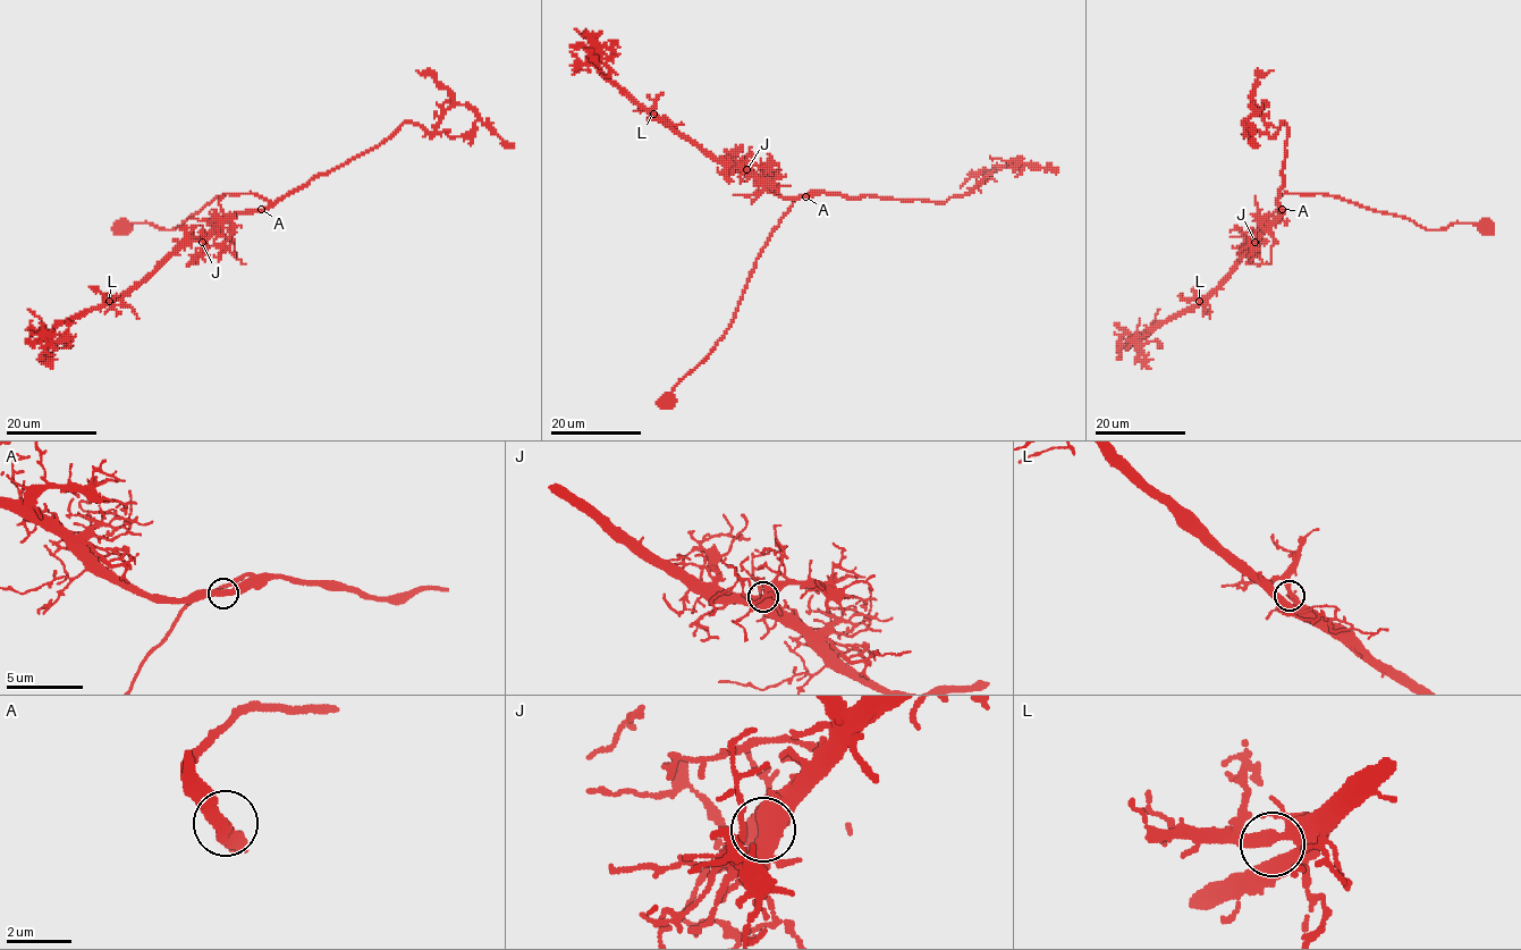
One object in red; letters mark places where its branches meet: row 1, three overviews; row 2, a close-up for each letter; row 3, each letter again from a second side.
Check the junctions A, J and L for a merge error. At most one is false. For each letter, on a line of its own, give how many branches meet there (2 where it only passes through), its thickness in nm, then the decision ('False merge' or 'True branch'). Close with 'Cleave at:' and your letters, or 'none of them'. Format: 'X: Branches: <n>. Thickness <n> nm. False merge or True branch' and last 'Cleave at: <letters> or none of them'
A: Branches: 2. Thickness 440 nm. True branch
J: Branches: 2. Thickness 650 nm. True branch
L: Branches: 2. Thickness 320 nm. True branch
Cleave at: none of them

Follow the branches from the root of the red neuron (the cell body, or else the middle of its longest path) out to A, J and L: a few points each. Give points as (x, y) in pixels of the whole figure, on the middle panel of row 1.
A: (666, 401), (673, 388), (723, 336), (771, 232), (797, 199), (813, 191), (805, 196)
J: (666, 401), (729, 326), (755, 260), (780, 218), (797, 199), (813, 192), (780, 198), (746, 169)
L: (666, 401), (729, 326), (780, 218), (813, 191), (780, 198), (711, 159), (653, 114)

